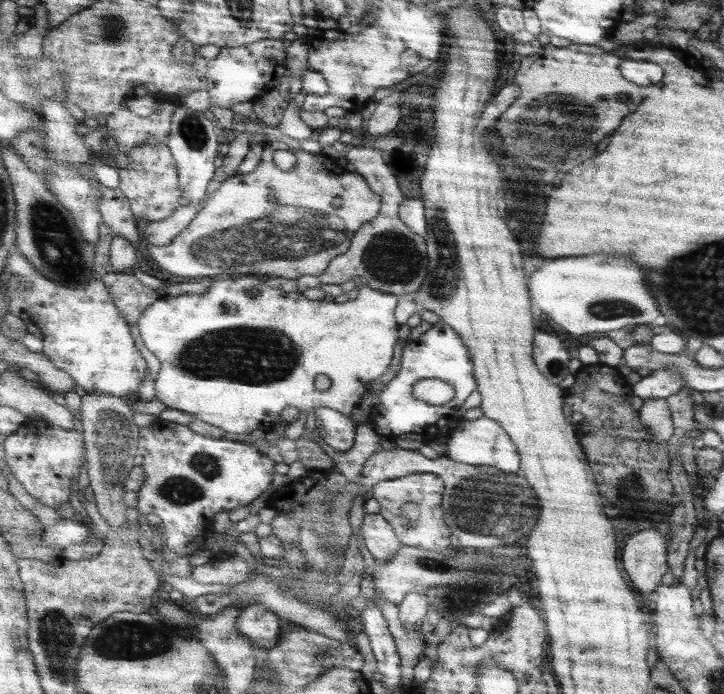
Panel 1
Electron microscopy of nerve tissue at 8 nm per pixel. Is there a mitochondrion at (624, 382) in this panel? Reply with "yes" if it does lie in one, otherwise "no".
no

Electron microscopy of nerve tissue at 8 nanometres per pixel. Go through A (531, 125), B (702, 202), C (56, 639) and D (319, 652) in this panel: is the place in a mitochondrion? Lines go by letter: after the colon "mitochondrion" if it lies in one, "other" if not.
A: mitochondrion
B: other
C: mitochondrion
D: mitochondrion

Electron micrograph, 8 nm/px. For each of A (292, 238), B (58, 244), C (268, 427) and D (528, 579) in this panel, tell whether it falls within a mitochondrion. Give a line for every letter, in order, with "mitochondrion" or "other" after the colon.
A: mitochondrion
B: mitochondrion
C: other
D: other

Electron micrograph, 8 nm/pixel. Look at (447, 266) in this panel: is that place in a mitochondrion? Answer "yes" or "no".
yes

